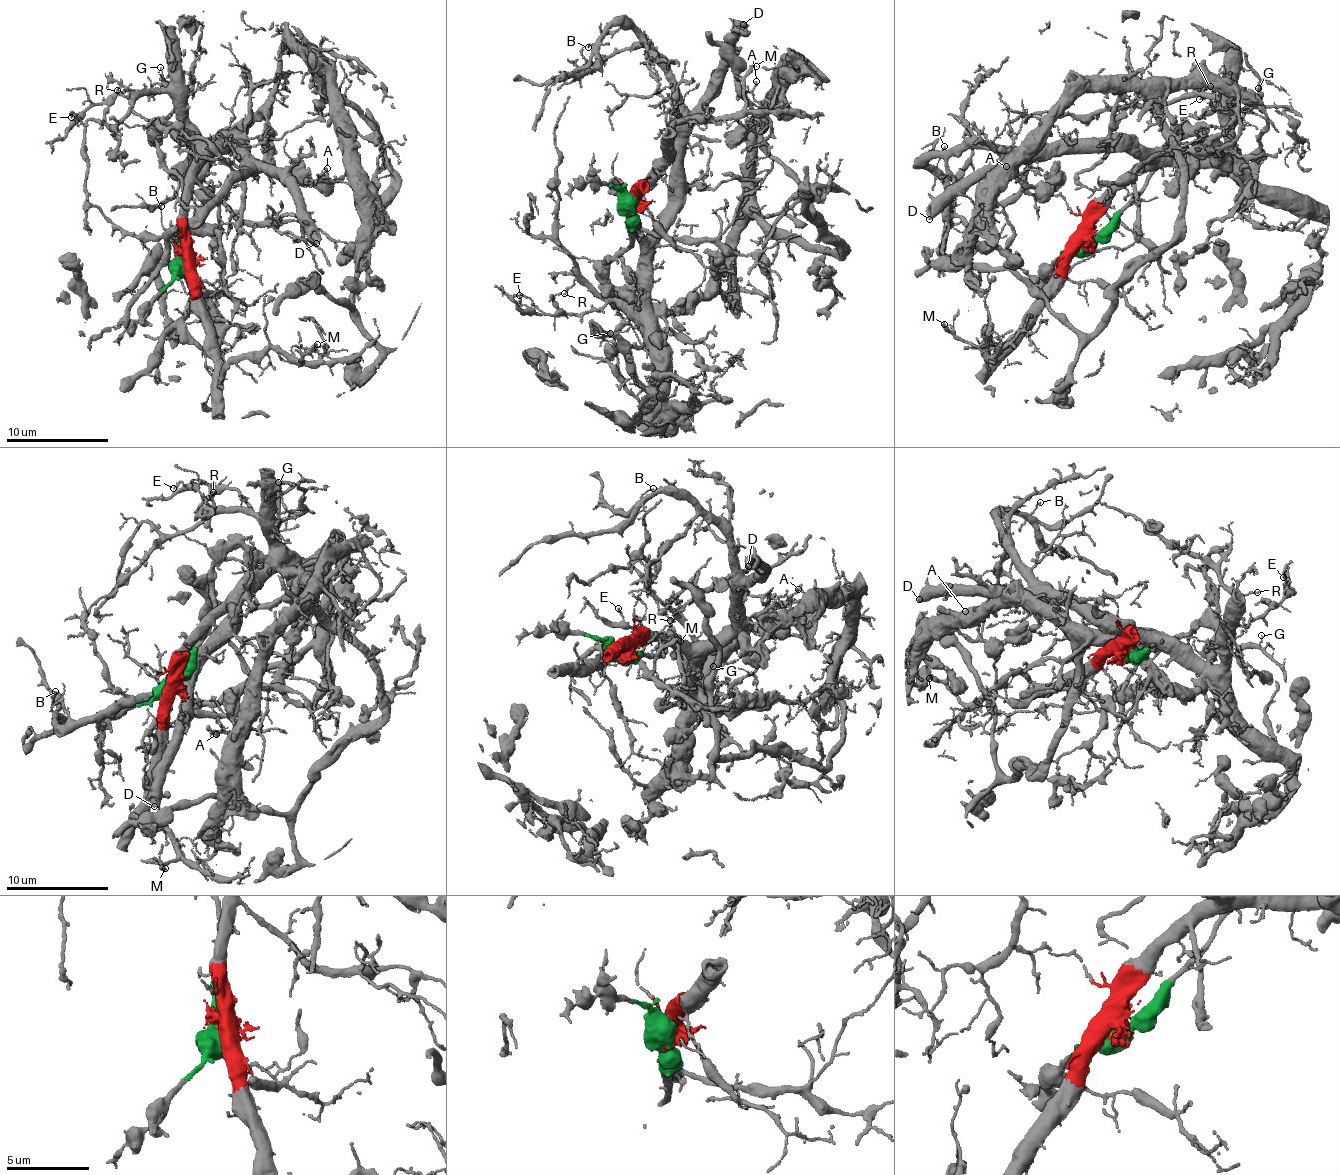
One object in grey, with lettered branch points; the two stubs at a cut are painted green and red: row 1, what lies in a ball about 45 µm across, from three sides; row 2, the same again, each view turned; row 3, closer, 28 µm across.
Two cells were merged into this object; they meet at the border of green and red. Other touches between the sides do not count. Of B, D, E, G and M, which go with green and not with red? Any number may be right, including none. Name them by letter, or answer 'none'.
none

